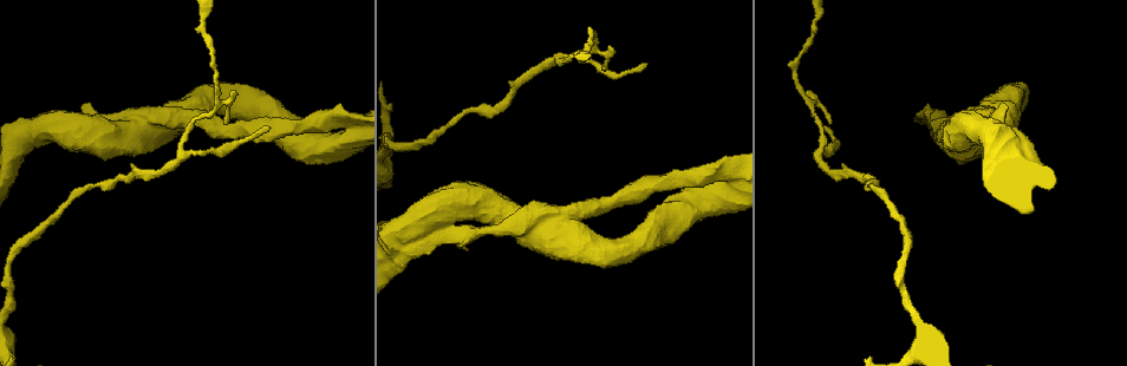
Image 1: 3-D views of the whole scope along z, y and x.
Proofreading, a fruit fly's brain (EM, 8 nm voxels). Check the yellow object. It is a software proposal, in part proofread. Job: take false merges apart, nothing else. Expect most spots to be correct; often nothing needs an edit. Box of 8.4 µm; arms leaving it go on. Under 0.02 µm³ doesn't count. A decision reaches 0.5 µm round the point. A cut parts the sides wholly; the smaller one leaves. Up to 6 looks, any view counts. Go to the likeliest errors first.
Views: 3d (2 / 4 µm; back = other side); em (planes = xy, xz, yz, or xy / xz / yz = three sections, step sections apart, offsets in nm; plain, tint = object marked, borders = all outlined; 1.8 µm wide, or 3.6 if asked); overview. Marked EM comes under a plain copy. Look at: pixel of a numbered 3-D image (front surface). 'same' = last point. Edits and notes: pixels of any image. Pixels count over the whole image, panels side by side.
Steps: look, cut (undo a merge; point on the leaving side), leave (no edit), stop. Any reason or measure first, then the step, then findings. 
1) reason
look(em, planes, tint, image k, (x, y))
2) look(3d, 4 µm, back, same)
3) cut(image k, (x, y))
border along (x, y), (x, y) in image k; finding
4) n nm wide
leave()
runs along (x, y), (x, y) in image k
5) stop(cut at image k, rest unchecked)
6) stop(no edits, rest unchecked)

narrows sharply
look(em, 3.6 µm, planes, borders, image 1, (730, 184))

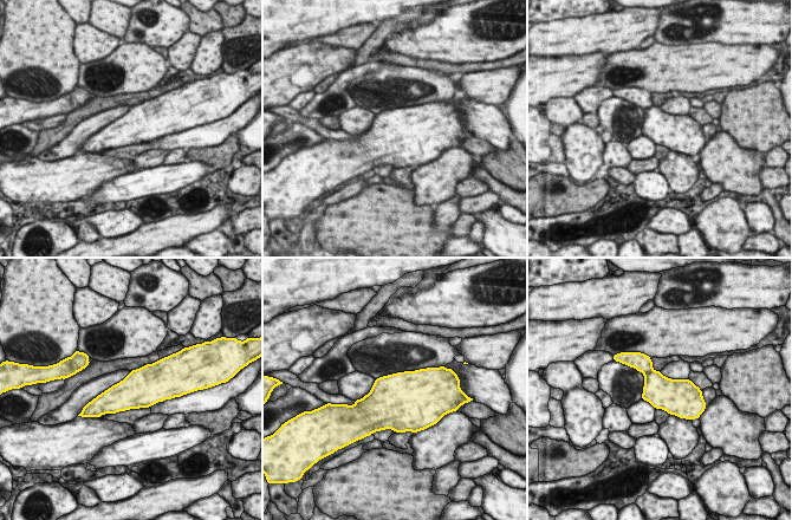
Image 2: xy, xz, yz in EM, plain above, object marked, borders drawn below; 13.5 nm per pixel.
440 nm wide
leave()
continuous, no second neuron

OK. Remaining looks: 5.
calibre changes
look(3d, 4 µm, image 1, (464, 214))

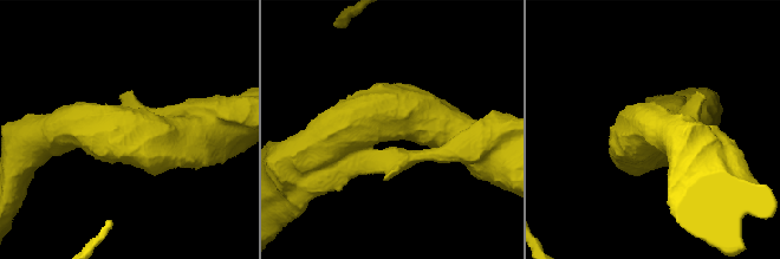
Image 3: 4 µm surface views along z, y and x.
look(em, 3.6 µm, xz, step 4, tint, image 3, (390, 131))

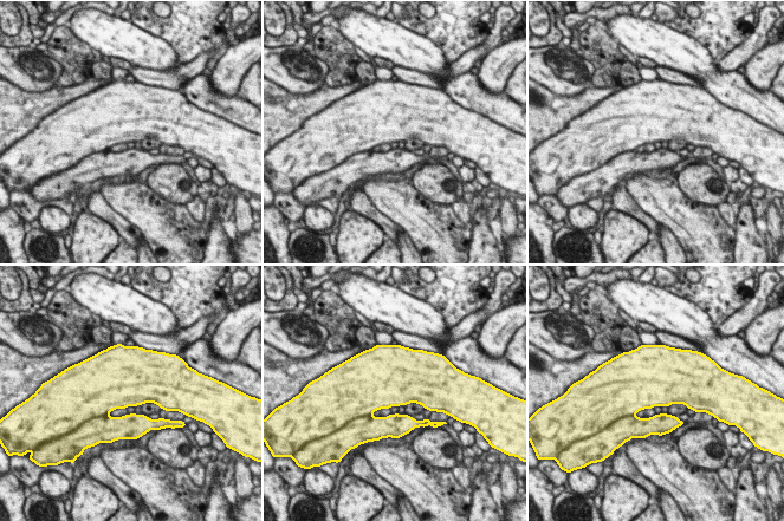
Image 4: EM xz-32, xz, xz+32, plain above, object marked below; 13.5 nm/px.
look(em, 3.6 µm, yz, step 16, tint, same)

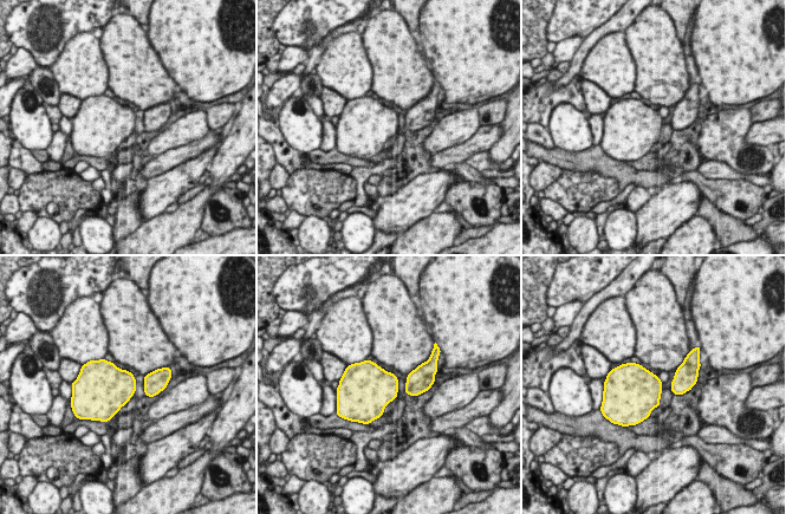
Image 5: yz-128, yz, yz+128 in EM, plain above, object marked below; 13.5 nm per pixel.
leave()
continuous, no second neuron

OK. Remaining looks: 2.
sudden change in width
look(em, 3.6 µm, xy, step 4, tint, image 1, (395, 256))

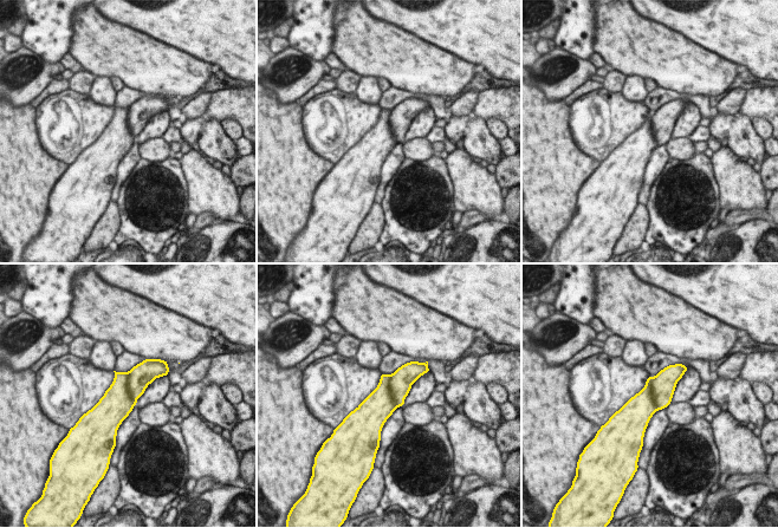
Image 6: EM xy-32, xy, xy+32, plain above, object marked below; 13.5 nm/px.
look(em, 3.6 µm, xz, step 16, borders, same)

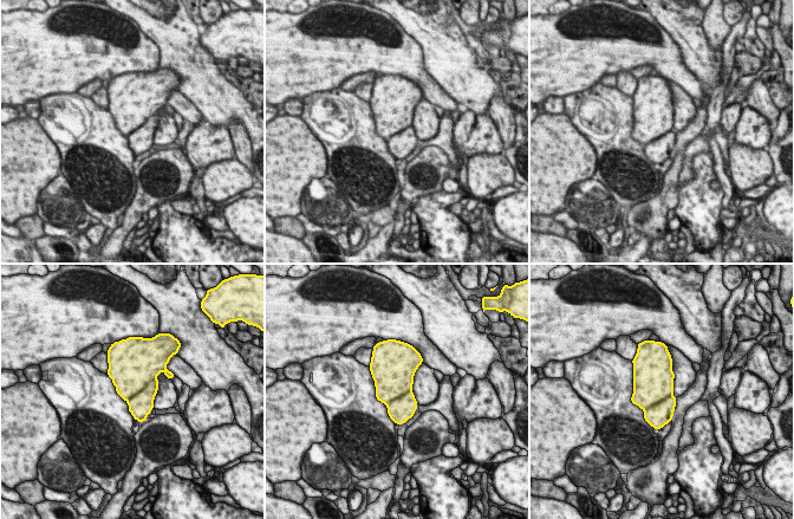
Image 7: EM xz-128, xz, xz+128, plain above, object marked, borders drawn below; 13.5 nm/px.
460 nm wide
leave()
all the same neuron

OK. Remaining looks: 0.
stop(no edits, rest unchecked)

